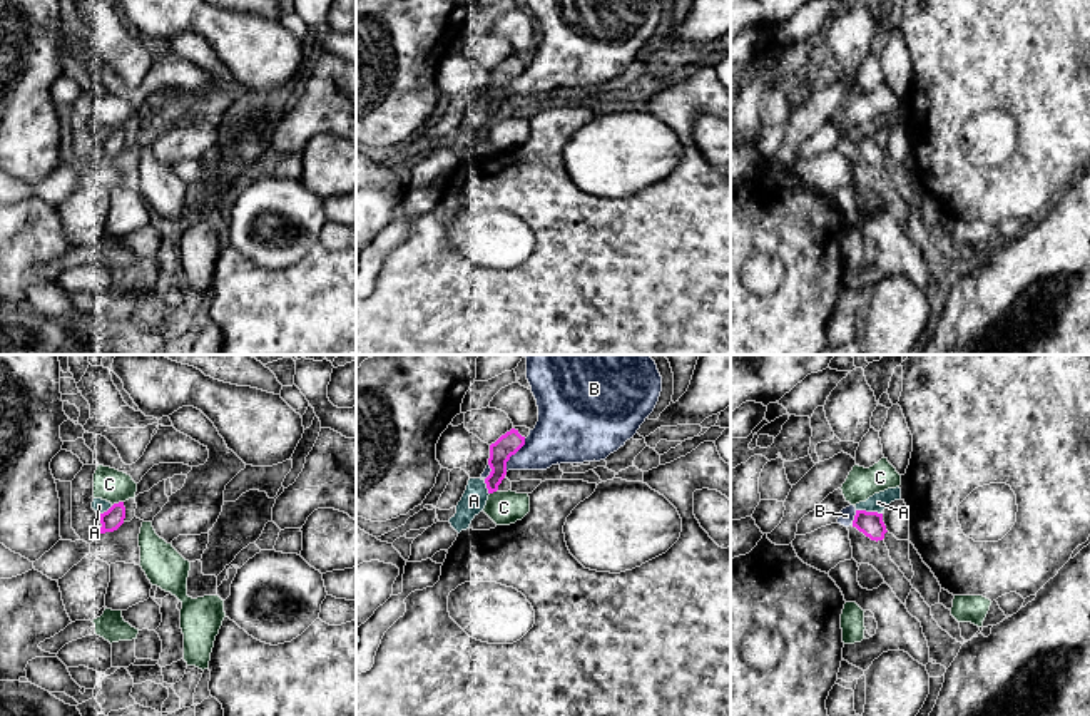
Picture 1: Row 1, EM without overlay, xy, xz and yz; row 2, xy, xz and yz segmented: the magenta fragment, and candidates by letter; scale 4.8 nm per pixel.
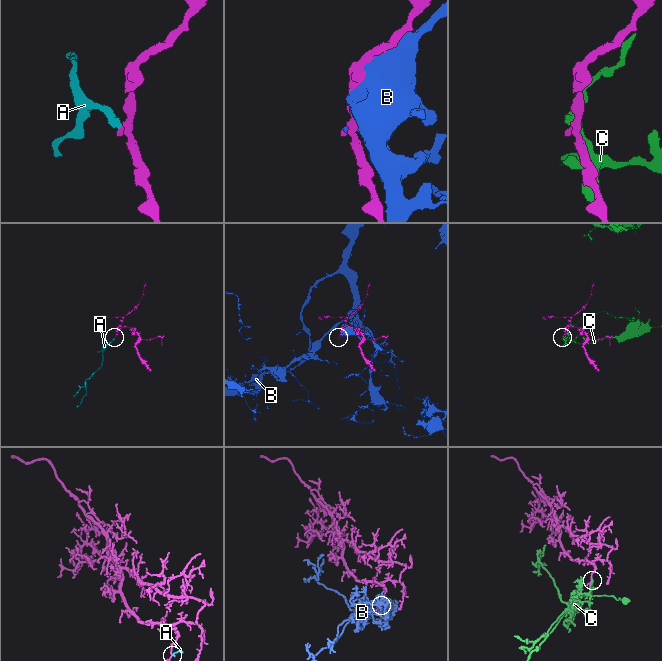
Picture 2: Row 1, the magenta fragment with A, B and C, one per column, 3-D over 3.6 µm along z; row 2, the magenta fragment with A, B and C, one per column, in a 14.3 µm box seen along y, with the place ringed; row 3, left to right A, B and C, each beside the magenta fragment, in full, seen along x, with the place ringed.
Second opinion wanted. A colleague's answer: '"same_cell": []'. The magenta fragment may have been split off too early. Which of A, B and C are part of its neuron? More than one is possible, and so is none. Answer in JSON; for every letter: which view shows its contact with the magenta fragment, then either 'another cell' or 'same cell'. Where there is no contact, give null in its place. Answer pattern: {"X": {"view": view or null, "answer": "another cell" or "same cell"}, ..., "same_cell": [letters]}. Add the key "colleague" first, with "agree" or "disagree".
{"colleague": "agree", "A": {"view": "yz", "answer": "another cell"}, "B": {"view": "xz", "answer": "another cell"}, "C": {"view": "xy", "answer": "another cell"}, "same_cell": []}

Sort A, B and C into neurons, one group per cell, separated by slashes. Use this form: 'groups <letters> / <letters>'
groups A B / C

